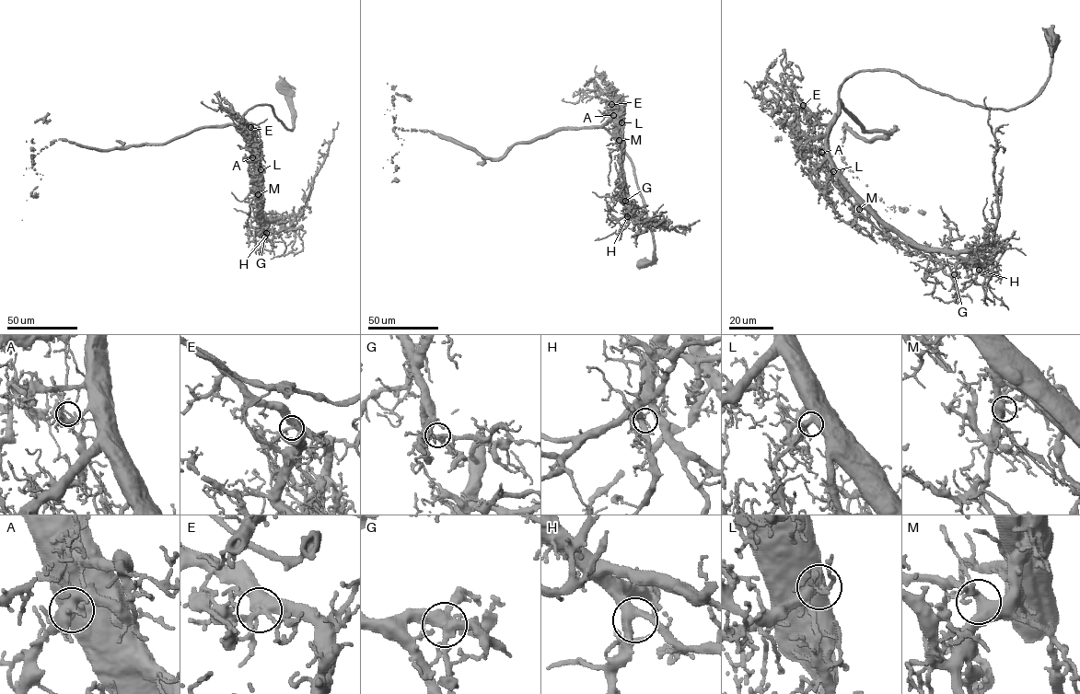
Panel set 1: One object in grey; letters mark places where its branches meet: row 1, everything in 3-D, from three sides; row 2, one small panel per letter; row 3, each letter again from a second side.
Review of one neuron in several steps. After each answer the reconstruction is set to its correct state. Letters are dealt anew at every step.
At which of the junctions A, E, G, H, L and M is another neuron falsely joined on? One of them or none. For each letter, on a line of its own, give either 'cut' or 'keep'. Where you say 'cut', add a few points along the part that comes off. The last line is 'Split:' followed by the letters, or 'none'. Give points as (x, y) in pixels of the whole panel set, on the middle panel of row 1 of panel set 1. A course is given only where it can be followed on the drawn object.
A: keep
E: cut | (612, 104), (609, 95), (599, 90), (594, 79), (604, 74), (598, 74), (596, 65)
G: keep
H: keep
L: keep
M: keep
Split: E

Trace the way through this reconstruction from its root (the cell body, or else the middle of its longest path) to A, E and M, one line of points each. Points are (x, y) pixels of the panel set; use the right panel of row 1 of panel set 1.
A: (1052, 42), (1046, 83), (1007, 109), (954, 99), (895, 72), (859, 71), (839, 89), (821, 152)
E: (1052, 42), (1046, 83), (1028, 102), (1007, 109), (958, 100), (884, 70), (851, 75), (828, 123), (803, 105)
M: (1052, 42), (1046, 83), (1007, 109), (954, 99), (895, 72), (851, 75), (839, 89), (828, 154), (859, 209)

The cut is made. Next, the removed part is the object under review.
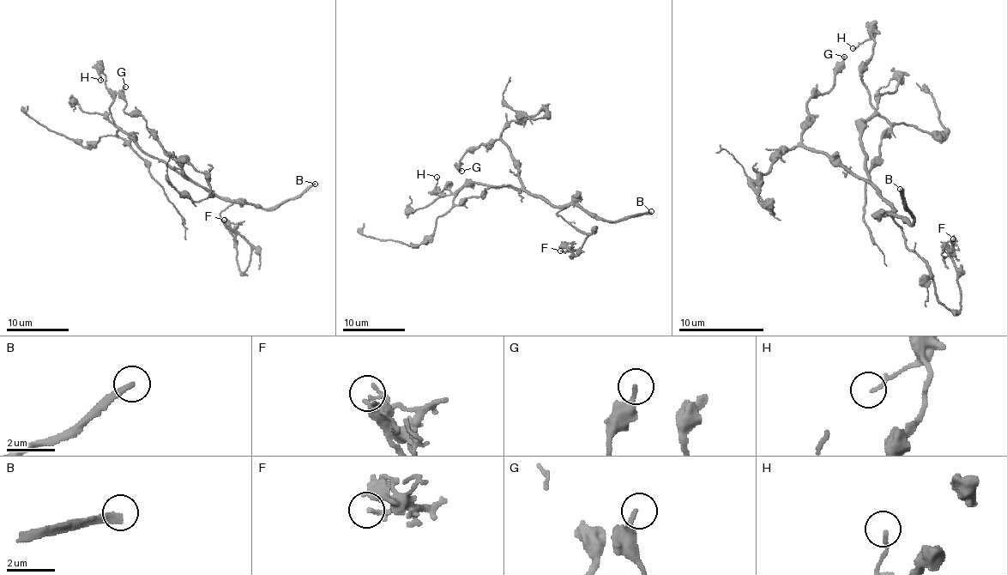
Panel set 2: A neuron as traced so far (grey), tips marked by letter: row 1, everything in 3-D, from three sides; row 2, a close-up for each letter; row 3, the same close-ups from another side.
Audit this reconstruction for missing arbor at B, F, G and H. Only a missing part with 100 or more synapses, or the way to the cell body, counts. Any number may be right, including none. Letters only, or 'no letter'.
B

